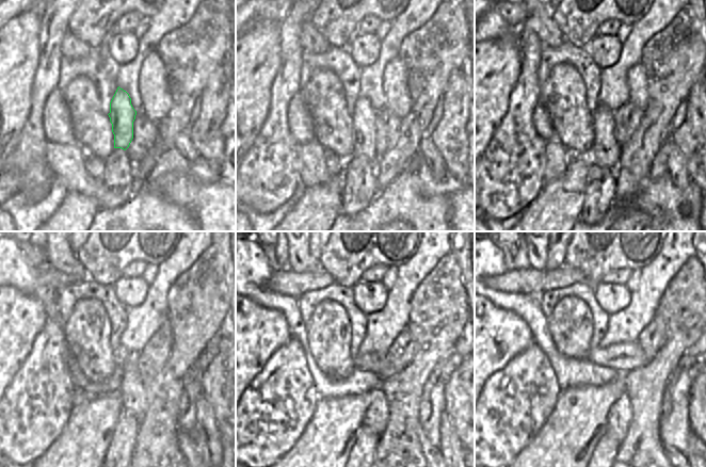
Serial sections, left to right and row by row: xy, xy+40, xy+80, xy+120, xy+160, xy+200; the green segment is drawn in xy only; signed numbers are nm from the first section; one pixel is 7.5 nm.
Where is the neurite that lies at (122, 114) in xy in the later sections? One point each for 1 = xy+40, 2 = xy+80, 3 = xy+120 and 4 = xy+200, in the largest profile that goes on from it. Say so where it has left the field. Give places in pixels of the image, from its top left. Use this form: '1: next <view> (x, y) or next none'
1: next xy+40 (364, 132)
2: next xy+80 (606, 151)
3: next xy+120 (132, 395)
4: next xy+200 (620, 416)

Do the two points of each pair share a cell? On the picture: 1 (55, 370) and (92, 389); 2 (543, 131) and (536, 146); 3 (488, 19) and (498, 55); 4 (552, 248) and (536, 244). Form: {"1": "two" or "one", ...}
{"1": "two", "2": "two", "3": "two", "4": "two"}

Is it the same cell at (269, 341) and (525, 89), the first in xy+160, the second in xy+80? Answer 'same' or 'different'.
different

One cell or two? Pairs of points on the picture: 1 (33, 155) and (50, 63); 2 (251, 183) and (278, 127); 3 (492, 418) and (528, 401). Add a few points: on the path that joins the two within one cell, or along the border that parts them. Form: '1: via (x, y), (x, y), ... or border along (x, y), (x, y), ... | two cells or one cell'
1: via (33, 132), (37, 97), (43, 85) | one cell
2: via (265, 170), (272, 162), (274, 141) | one cell
3: via (500, 418), (519, 401) | one cell

